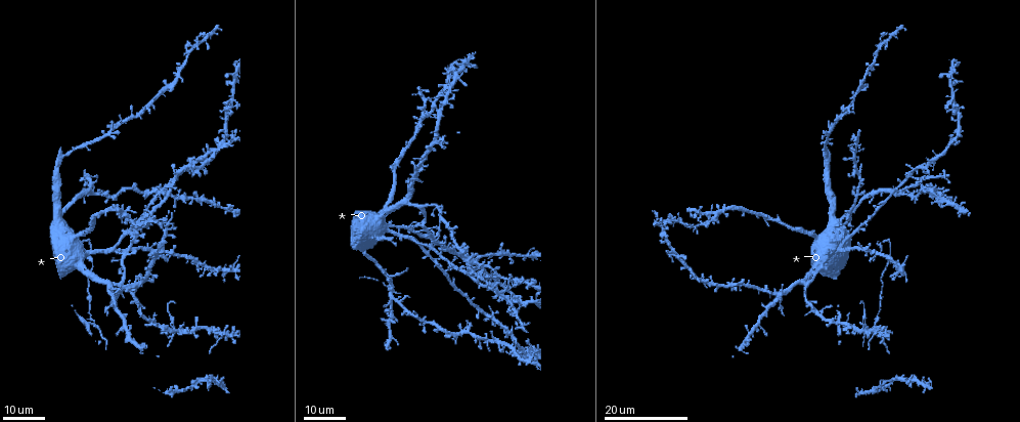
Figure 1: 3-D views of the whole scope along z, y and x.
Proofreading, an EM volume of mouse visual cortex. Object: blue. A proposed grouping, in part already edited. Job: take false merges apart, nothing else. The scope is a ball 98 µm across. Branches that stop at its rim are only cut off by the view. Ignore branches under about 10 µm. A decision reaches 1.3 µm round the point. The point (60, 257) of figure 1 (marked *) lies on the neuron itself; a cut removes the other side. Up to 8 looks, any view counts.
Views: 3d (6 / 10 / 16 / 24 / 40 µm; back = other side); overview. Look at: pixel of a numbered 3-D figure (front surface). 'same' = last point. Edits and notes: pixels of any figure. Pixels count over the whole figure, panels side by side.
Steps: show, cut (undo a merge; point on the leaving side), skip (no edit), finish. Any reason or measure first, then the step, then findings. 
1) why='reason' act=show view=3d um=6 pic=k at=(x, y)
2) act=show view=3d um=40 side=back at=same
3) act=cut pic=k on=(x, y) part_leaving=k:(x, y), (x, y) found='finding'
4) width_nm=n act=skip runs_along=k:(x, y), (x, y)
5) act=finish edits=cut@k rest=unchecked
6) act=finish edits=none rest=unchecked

why='sudden change in width' act=show view=3d um=24 pic=1 at=(216, 335)

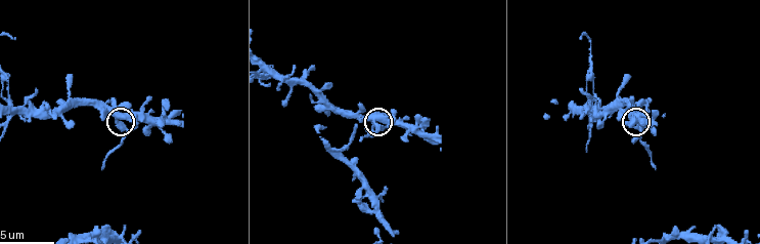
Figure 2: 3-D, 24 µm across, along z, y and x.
why='zoom in' act=show view=3d um=10 pic=2 at=(120, 124)

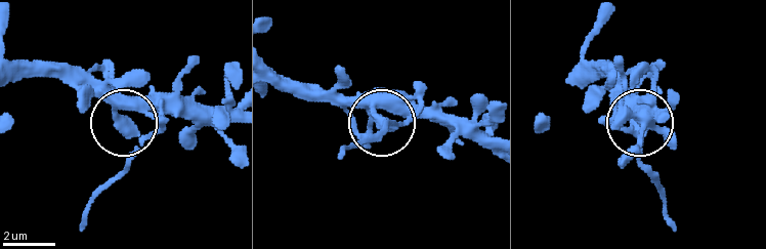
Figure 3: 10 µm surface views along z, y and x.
act=skip runs_along=3:(273, 73), (366, 101), (377, 124), (390, 126), (381, 130) found='all the same neuron'

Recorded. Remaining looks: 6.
act=show view=3d um=24 pic=1 at=(408, 202)

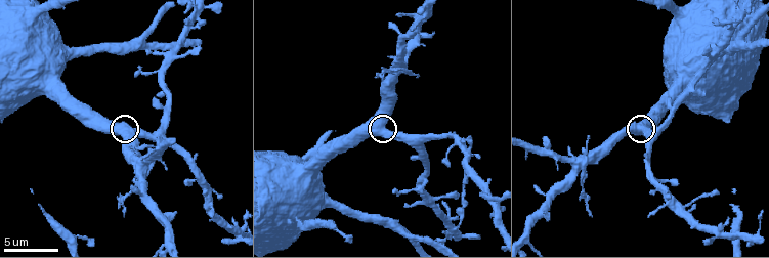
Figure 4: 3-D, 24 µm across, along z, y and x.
act=show view=3d um=6 pic=4 at=(384, 126)

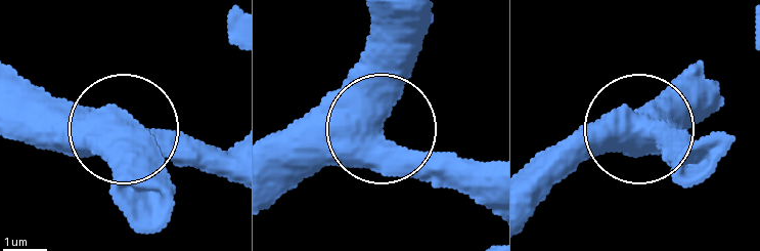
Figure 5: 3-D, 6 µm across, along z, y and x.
act=show view=3d um=6 side=back pic=5 at=(645, 133)

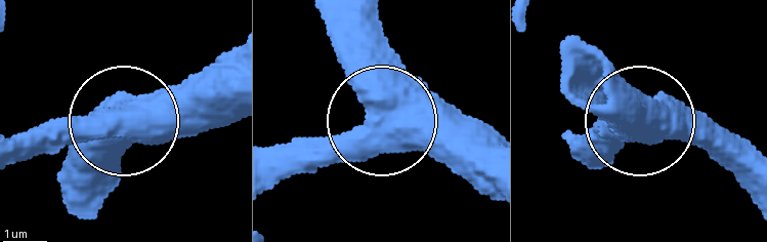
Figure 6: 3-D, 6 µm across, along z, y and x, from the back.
width_nm=730 act=skip found='all the same neuron'

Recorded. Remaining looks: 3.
act=show view=3d um=24 pic=1 at=(394, 298)

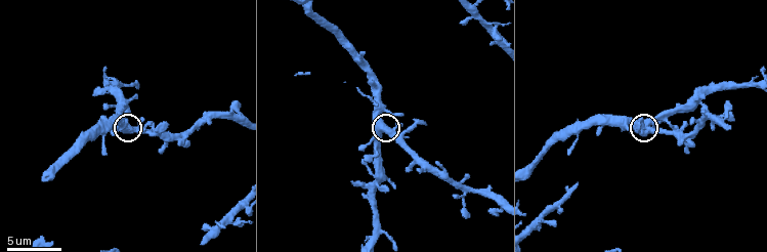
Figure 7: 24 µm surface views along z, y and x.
act=show view=3d um=6 pic=7 at=(382, 130)

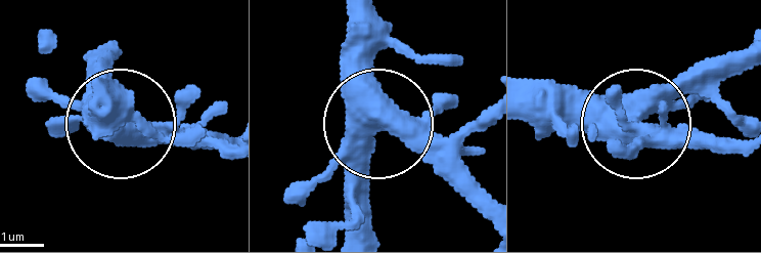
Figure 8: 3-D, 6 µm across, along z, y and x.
act=skip runs_along=8:(528, 110), (638, 114), (711, 58) found='all the same neuron'

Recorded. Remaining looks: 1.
act=finish edits=none rest=unchecked

